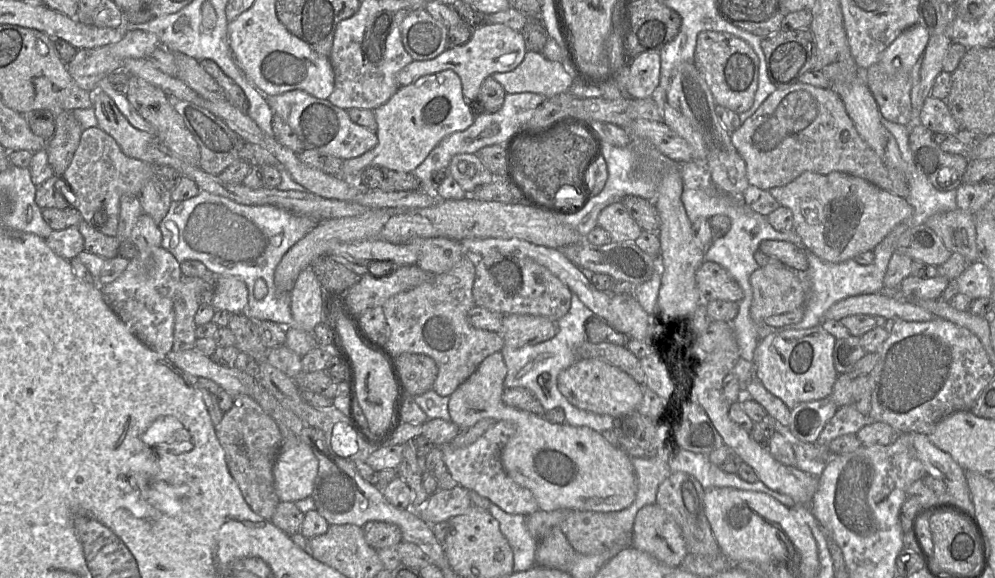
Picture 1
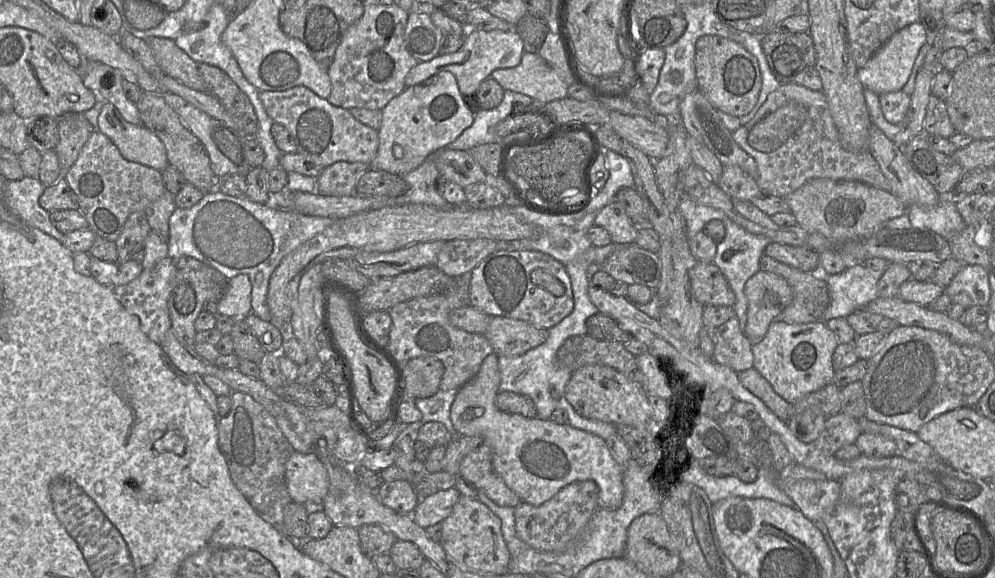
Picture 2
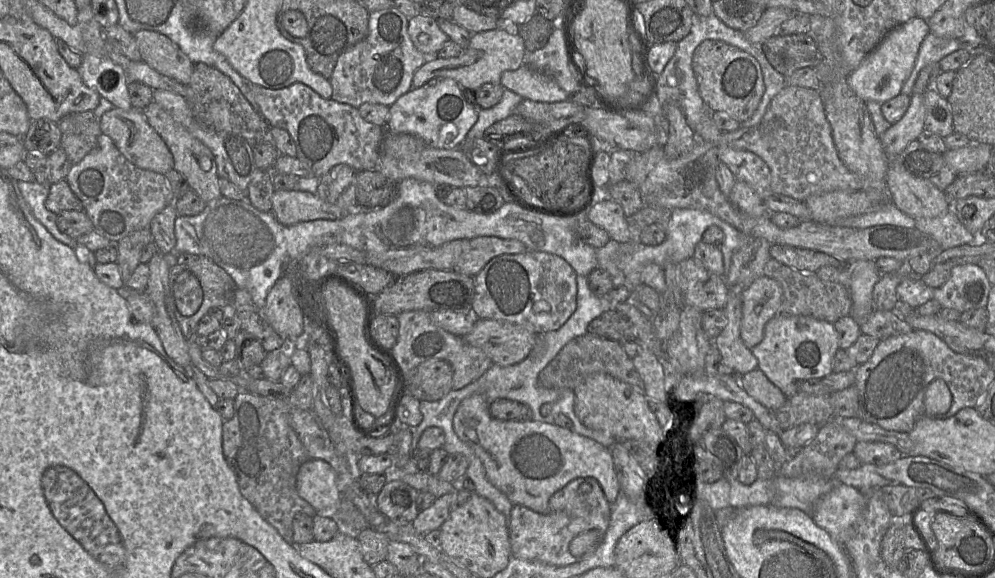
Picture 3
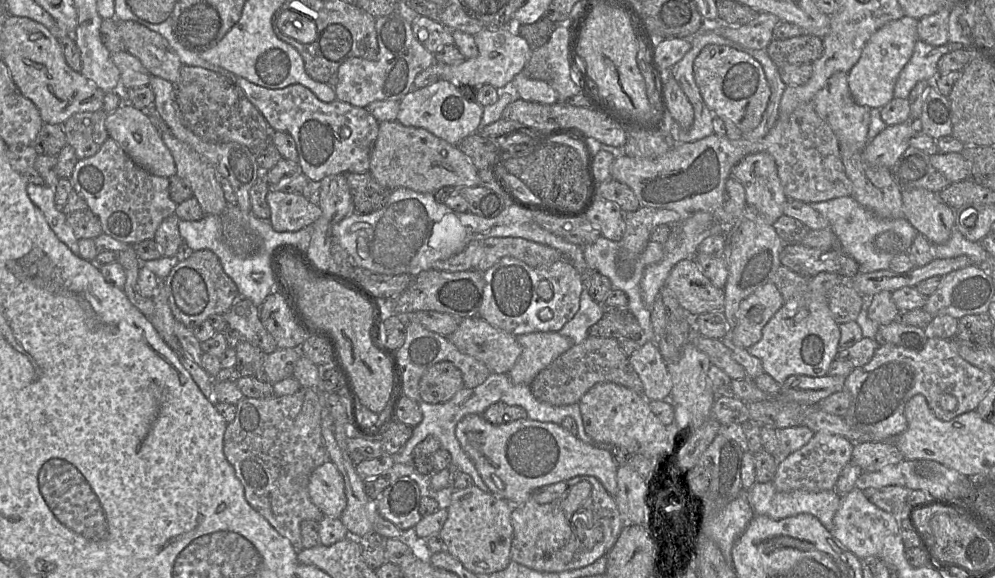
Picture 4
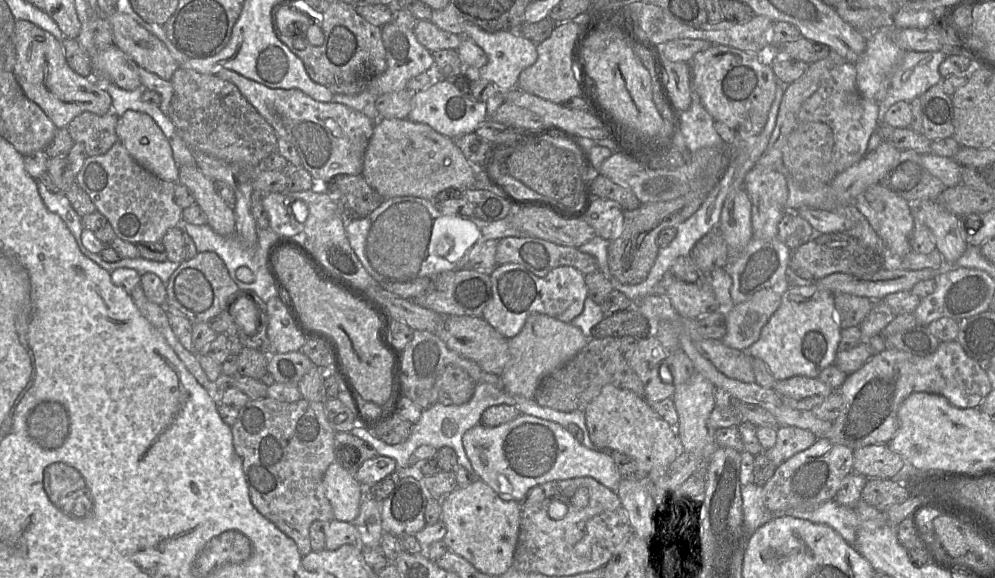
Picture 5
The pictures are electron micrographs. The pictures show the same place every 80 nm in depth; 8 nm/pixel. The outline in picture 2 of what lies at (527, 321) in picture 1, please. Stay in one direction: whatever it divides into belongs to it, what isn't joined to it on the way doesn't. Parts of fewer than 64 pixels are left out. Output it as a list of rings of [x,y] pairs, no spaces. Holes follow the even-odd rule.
[[[492,317],[484,333],[498,356],[516,357],[544,343],[549,330],[507,317]]]

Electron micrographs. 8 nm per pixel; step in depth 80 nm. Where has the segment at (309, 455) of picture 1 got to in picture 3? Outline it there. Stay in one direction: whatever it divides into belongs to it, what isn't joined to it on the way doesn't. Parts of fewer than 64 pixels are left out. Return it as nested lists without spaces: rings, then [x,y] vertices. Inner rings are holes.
[[[309,459],[303,463],[296,477],[297,491],[317,513],[331,513],[341,500],[338,475],[327,462]]]

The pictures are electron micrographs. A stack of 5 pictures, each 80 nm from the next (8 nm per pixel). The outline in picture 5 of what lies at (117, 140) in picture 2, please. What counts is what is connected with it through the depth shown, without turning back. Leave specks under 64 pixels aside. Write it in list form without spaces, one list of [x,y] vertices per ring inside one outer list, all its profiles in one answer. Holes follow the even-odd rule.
[[[128,110],[118,119],[116,134],[133,159],[156,177],[178,182],[179,169],[174,160],[172,148],[156,122],[147,114]]]

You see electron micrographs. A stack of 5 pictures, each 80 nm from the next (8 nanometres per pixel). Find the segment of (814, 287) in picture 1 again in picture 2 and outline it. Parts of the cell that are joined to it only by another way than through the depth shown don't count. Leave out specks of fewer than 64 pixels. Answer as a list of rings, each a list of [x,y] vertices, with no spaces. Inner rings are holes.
[[[851,263],[839,274],[824,276],[830,303],[822,322],[833,318],[846,319],[878,298],[878,282],[884,271]]]

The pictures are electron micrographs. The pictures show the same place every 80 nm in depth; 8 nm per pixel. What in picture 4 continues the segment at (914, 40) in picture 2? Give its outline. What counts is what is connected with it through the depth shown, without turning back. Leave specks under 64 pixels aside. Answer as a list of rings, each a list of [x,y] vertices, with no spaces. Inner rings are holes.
[[[904,16],[887,23],[870,37],[858,62],[848,73],[850,93],[857,104],[880,110],[894,98],[894,86],[898,76],[912,57],[919,40],[917,25],[917,19]]]

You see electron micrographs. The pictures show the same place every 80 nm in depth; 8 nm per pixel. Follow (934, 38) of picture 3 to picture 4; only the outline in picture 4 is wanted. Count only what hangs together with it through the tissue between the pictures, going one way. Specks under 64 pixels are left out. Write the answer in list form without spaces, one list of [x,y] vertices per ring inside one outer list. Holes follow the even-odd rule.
[[[918,40],[912,57],[898,76],[894,98],[908,98],[912,88],[921,80],[933,81],[938,75],[939,59],[949,52],[947,44],[933,46]]]

